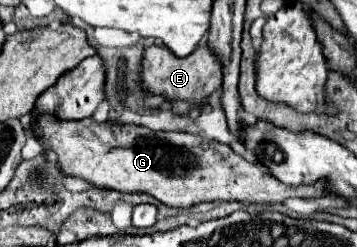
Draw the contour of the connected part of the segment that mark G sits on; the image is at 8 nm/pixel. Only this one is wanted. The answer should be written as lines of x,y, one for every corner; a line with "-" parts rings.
41,116
33,130
39,138
51,142
61,170
69,176
83,178
101,188
121,192
147,192
167,206
191,208
201,202
237,200
245,204
281,204
287,198
323,198
329,196
327,182
317,180
309,186
287,186
261,164
249,162
235,154
231,146
207,140
189,132
153,132
133,124
97,124
87,120
57,120

